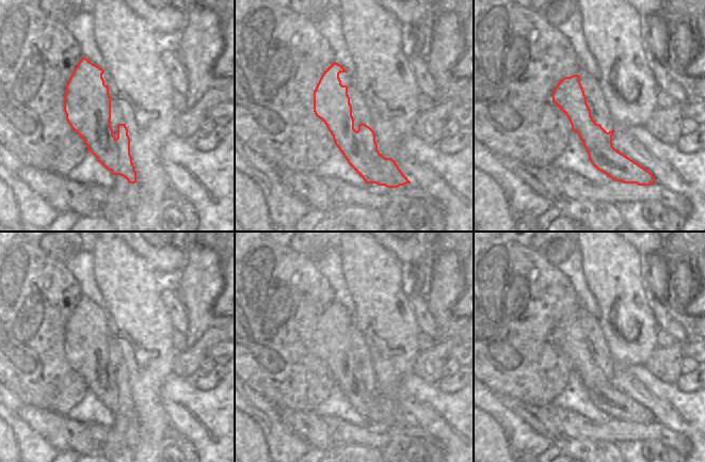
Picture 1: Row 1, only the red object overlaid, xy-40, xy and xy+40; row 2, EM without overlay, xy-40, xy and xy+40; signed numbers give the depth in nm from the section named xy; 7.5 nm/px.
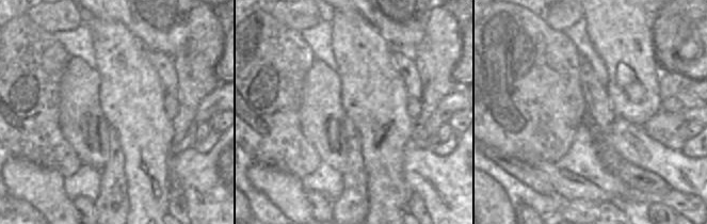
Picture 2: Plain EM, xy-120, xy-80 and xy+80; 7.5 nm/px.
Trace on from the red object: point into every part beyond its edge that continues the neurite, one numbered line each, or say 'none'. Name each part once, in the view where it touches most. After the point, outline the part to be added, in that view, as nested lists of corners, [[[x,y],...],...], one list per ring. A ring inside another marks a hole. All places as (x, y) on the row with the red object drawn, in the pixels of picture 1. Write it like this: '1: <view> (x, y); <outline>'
none

